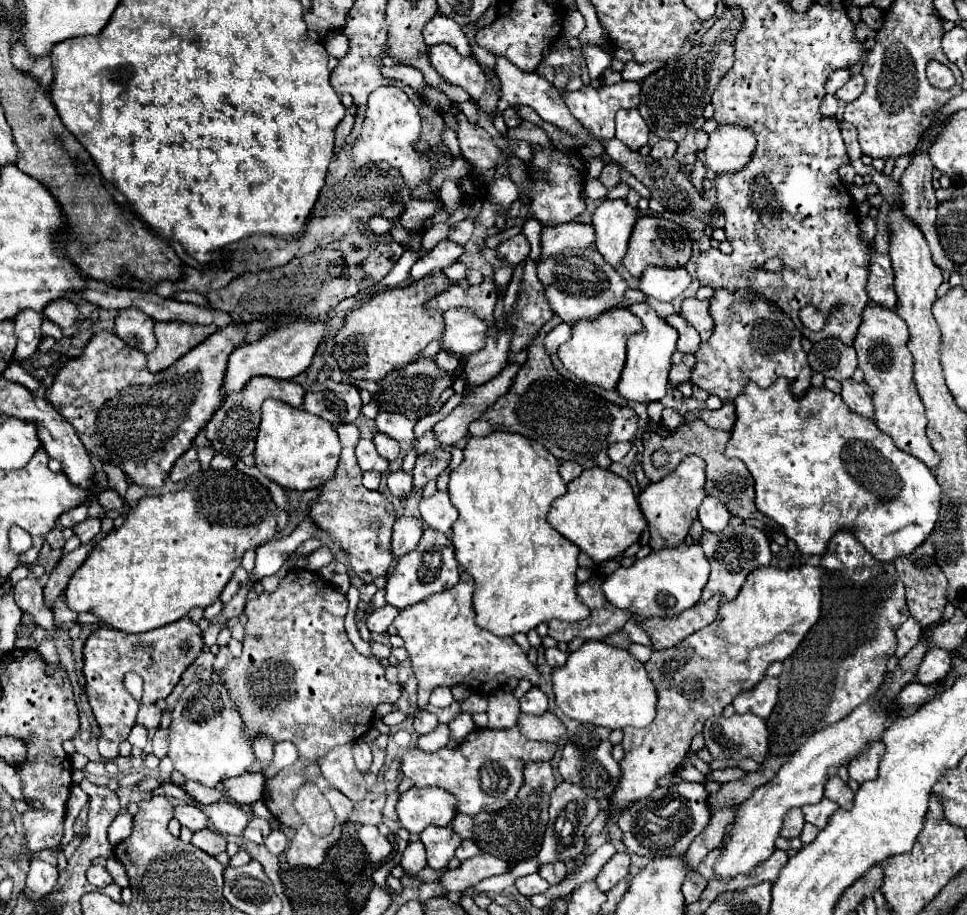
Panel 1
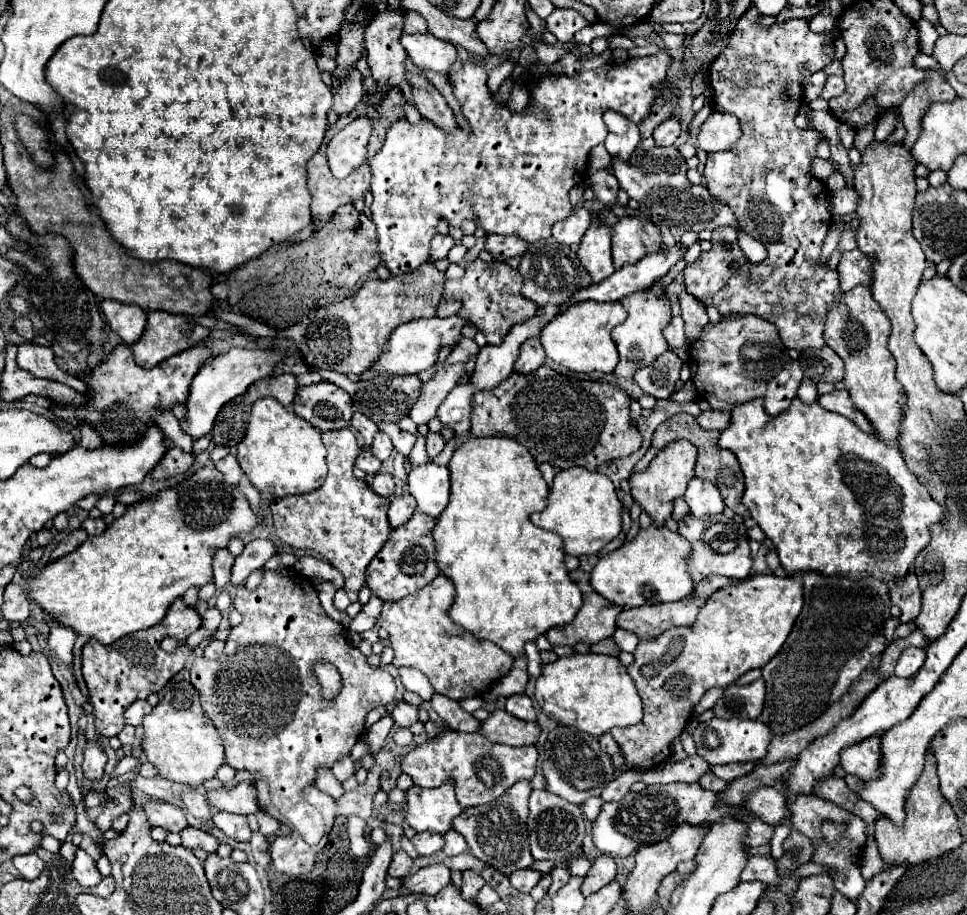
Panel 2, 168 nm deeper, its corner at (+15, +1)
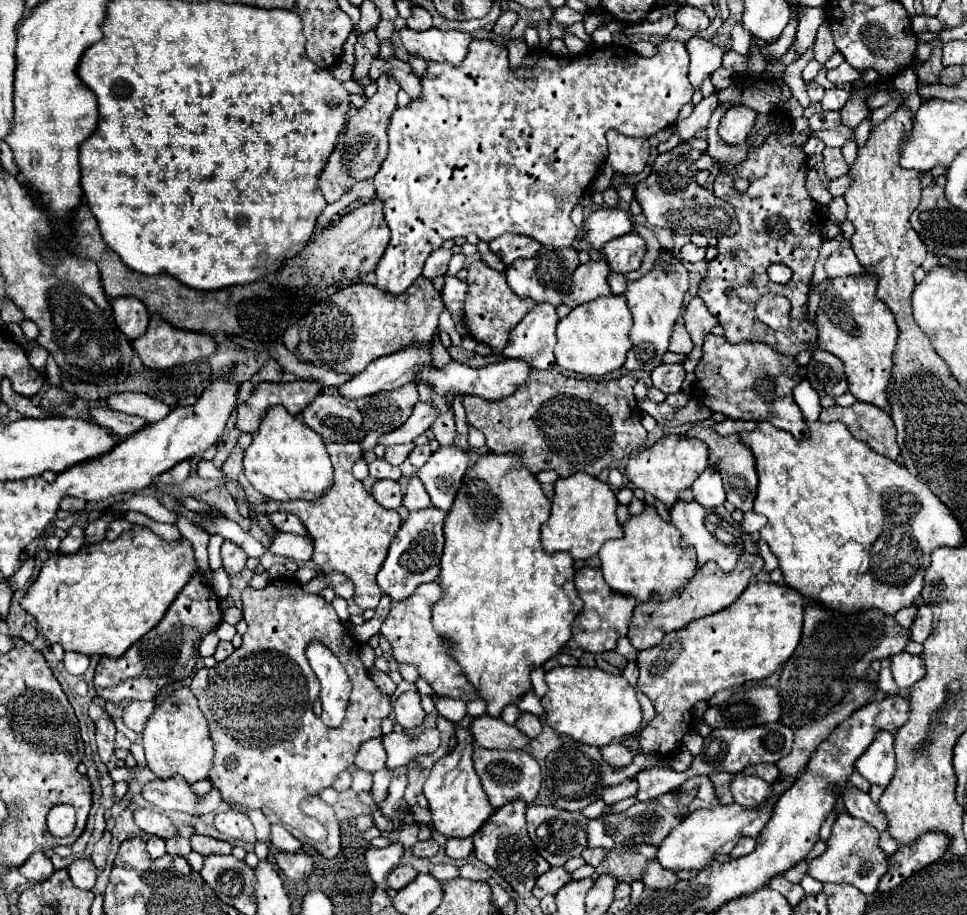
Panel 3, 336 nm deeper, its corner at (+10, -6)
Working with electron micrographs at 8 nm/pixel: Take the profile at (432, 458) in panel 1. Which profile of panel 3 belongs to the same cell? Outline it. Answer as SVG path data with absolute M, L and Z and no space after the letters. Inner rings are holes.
M417 385L417 387L419 387L419 401L437 407L437 417L435 417L435 421L431 425L431 431L435 433L435 439L439 441L439 445L453 443L455 419L453 419L453 411L447 405L447 399L437 395L437 393L433 393L429 389L429 385Z

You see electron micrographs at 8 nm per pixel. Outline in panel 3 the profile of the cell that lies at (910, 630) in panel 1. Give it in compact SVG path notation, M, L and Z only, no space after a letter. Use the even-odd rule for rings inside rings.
M911 605L911 607L903 609L903 611L899 611L899 613L895 615L895 621L897 621L897 623L901 623L901 627L909 629L909 627L911 627L911 623L915 621L915 617L917 617L917 605Z

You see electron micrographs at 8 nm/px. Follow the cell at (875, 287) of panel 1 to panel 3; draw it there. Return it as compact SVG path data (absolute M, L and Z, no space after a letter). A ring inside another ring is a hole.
M843 249L843 251L835 251L827 261L825 261L825 273L829 277L845 277L845 275L857 275L863 273L865 269L861 267L861 263L857 261L853 249Z

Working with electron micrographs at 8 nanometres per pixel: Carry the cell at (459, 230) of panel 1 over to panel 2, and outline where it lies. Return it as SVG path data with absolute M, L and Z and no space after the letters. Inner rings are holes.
M436 234L434 238L432 238L432 248L430 248L430 256L432 258L436 258L436 260L440 260L440 258L446 258L446 254L448 254L448 250L454 246L454 238L450 236L450 234Z

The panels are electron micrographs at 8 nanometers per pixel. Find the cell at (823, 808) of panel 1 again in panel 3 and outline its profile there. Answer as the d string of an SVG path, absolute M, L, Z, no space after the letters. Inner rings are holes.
M841 813L833 823L833 831L827 841L827 851L809 863L807 873L821 883L849 883L855 885L861 893L873 895L887 867L889 859L887 853L879 847L879 831L863 819L851 817L849 813Z

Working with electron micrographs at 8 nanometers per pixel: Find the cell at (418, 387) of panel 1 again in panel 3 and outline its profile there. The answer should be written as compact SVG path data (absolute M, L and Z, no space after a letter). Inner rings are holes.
M411 381L399 389L381 391L359 399L357 409L361 411L367 429L377 433L389 433L409 419L417 401L417 383Z

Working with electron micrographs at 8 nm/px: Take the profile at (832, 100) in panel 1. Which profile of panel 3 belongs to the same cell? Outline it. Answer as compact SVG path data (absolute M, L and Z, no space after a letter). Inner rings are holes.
M811 137L807 143L805 143L803 150L808 156L813 156L817 154L822 154L825 144L820 139L816 137Z

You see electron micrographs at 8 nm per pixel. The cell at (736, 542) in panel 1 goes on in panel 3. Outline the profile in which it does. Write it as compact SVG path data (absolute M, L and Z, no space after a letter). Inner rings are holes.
M677 501L671 509L671 523L679 529L681 539L685 545L693 545L697 551L697 565L705 565L707 561L715 561L723 571L733 571L739 553L743 551L743 531L741 525L735 523L731 513L725 507L715 507L715 509L705 509L697 501Z

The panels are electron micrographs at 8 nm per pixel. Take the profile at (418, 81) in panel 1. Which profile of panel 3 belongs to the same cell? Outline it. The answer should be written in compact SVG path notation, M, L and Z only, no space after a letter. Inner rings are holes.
M375 57L369 71L369 76L377 80L381 75L389 75L393 77L405 91L411 99L417 99L421 97L421 81L419 77L411 71L409 63L405 61L399 61L395 57L391 59L381 59L381 57Z

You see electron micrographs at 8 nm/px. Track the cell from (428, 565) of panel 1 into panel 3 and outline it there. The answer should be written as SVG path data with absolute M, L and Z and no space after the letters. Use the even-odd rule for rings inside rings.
M431 507L413 511L407 515L407 519L403 521L403 525L399 527L399 531L395 533L391 547L389 547L389 555L385 559L385 565L381 567L381 573L377 575L377 583L381 587L383 593L387 593L391 599L401 601L409 595L413 595L413 591L427 581L437 579L439 575L439 561L441 561L441 553L443 553L443 521L445 521L445 511Z

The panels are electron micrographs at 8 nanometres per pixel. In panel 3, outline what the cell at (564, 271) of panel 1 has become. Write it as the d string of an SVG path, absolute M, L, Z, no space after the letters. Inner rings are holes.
M541 247L537 257L531 257L527 261L515 261L513 265L507 267L505 275L507 275L507 283L509 287L519 295L519 297L531 297L533 301L541 303L541 301L549 301L551 305L561 305L561 297L565 291L571 289L571 281L569 281L569 273L567 267L563 263L557 261L567 261L563 259L567 251L575 251L573 247L569 249L549 249L549 247Z

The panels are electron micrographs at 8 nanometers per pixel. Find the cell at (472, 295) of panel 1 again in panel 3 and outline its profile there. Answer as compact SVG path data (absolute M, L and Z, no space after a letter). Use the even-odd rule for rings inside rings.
M473 261L467 267L469 275L467 275L467 301L465 301L465 329L467 333L479 341L489 345L491 349L503 349L505 341L509 337L509 331L525 317L525 313L529 313L529 309L533 309L535 301L529 297L519 297L515 295L507 281L505 281L505 273L493 271L491 267L487 267L483 261Z

